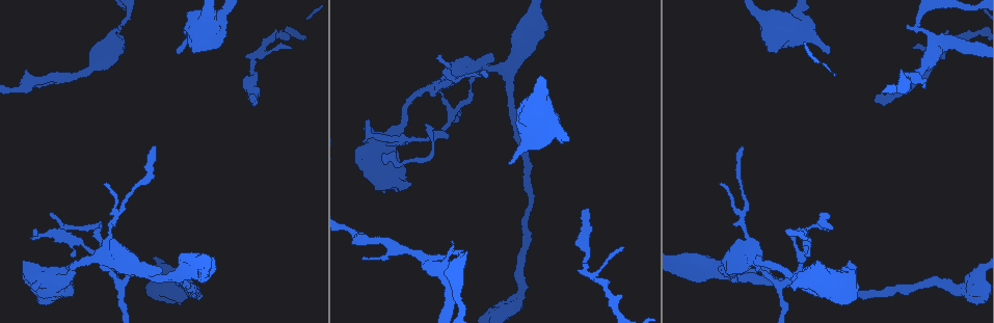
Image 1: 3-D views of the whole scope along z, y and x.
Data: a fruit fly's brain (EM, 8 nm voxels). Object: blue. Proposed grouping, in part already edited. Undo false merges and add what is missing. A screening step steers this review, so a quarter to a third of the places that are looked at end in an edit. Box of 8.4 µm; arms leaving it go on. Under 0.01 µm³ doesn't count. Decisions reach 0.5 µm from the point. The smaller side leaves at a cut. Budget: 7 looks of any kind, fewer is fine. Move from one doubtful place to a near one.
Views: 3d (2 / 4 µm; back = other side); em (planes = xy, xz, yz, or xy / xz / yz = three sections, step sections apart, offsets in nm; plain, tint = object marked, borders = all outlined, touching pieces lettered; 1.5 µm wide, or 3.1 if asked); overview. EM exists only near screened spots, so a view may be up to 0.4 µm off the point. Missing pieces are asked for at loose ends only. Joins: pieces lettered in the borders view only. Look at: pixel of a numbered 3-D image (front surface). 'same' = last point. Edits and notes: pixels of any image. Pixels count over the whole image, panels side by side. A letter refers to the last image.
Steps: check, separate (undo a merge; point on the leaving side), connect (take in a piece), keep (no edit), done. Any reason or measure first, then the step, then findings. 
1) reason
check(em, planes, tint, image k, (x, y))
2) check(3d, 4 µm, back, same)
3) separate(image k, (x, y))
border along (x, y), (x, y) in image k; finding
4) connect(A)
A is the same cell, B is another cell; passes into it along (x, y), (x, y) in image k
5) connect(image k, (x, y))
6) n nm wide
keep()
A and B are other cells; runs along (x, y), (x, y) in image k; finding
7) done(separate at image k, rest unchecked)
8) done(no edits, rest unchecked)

an open end
check(em, planes, borders, image 1, (849, 261))

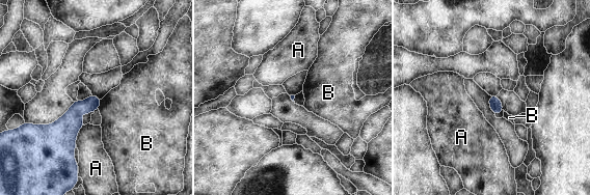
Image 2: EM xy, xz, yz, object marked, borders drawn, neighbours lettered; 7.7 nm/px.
keep()
A and B are other cells; border along (101, 100), (97, 108) in image 2; no lettered piece goes on from it

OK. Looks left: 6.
calibre changes
check(em, xz, step 8, tint, image 1, (138, 269))

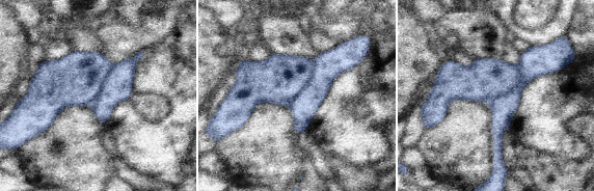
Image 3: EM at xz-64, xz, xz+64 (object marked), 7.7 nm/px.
another direction
check(em, planes, borders, same)

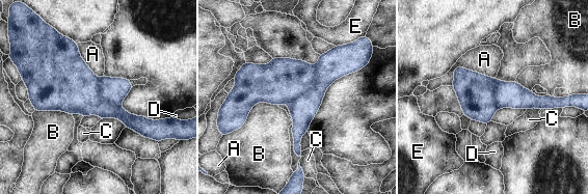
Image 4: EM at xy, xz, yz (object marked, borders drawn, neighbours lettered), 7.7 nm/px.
separate(image 4, (331, 65))
A, B, C, D and E are other cells; border along (314, 66), (314, 83), (287, 104) in image 4; a second cell is stuck on

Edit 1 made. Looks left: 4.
see it whole again
check(overview)

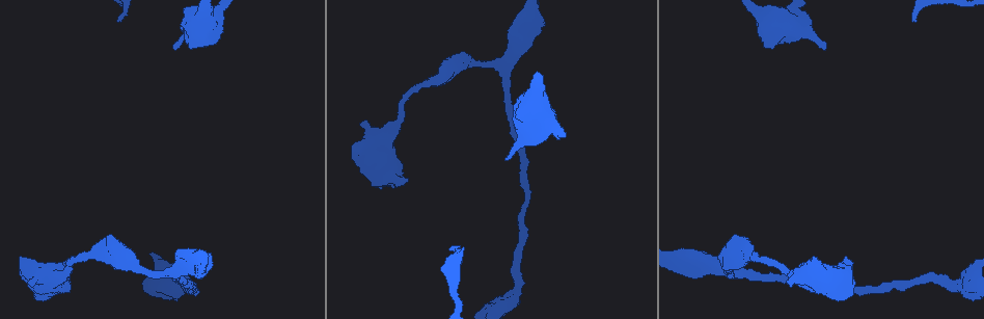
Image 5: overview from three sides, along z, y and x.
free end
check(3d, 2 µm, image 5, (916, 19))

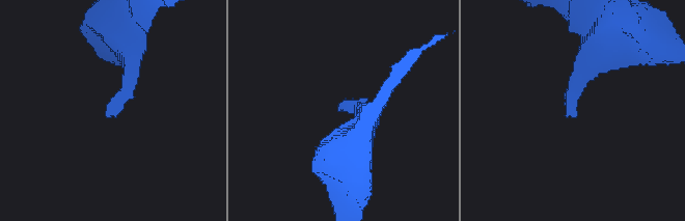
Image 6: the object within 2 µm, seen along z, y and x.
check(em, planes, plain, image 6, (107, 115))

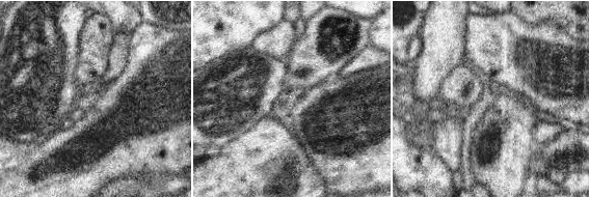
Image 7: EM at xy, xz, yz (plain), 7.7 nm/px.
check(em, planes, borders, same)

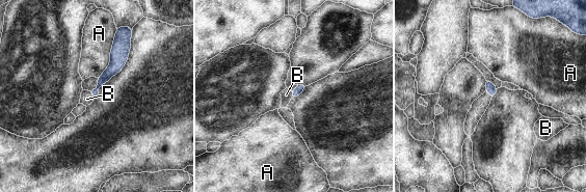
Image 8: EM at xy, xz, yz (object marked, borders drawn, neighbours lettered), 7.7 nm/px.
connect(B)
B is the same cell, A is another cell; passes into it along (300, 87), (291, 94), (286, 94) in image 8; it goes on there

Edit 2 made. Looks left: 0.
done(separate at image 4, connect at image 8, rest unchecked)

